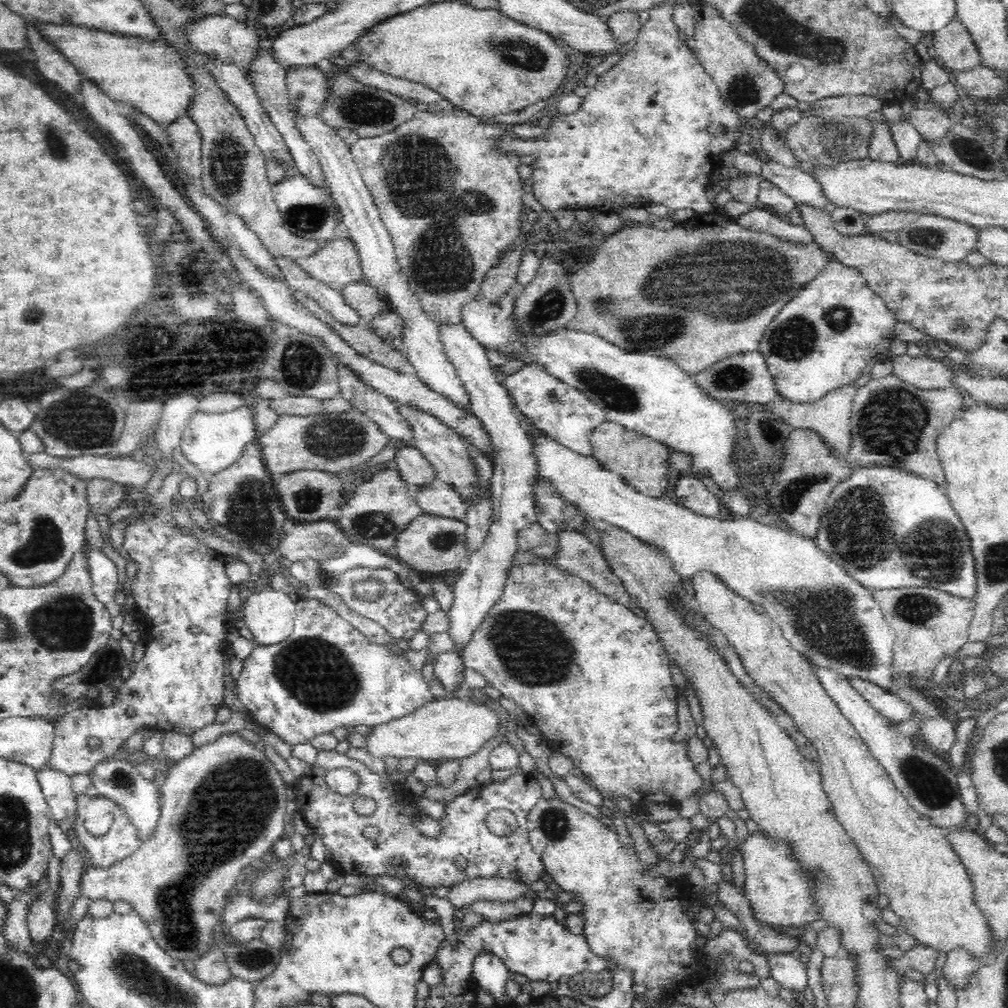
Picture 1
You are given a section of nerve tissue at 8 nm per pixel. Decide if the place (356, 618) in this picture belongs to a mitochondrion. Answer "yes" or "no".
no

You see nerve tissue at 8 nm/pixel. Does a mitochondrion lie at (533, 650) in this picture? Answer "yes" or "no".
yes

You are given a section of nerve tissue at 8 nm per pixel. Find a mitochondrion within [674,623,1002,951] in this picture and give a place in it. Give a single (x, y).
(933, 789)

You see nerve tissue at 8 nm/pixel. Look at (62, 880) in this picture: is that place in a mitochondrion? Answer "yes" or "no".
no

